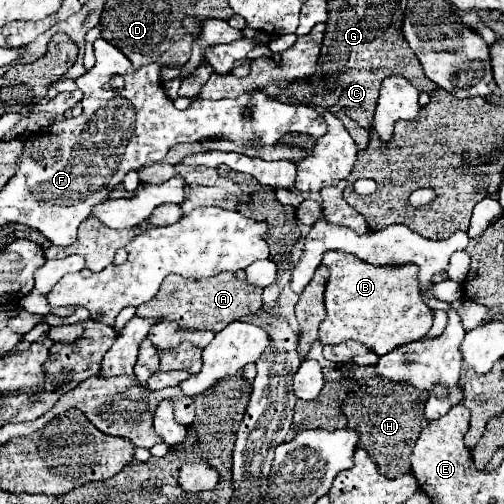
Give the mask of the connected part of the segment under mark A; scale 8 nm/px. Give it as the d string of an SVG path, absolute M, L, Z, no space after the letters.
M243 271L235 273L219 273L217 277L209 277L205 281L189 281L181 275L167 275L161 283L159 293L137 307L137 317L143 319L157 319L157 321L177 321L179 329L211 329L219 331L227 323L237 321L245 315L257 313L261 309L261 287L249 285L245 281Z

